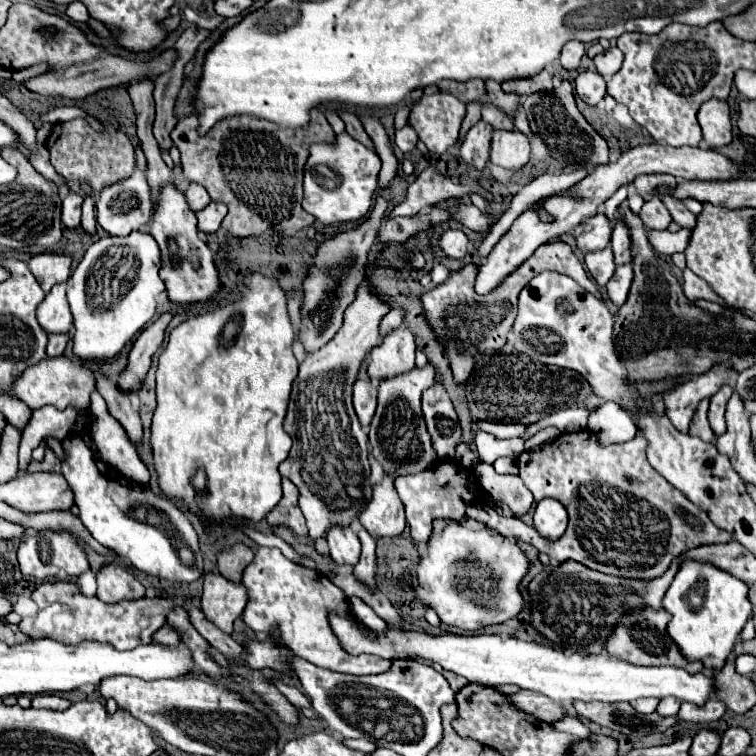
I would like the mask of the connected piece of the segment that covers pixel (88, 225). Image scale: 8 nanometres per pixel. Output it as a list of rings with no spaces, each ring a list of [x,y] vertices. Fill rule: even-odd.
[[[87,195],[83,201],[83,215],[81,215],[81,229],[93,237],[97,233],[97,219],[95,219],[95,195]]]

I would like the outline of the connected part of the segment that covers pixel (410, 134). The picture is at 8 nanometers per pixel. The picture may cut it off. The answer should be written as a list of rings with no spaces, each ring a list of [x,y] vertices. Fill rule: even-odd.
[[[405,125],[403,129],[399,129],[395,133],[395,143],[403,153],[411,153],[415,149],[415,145],[417,145],[417,133],[409,125]]]

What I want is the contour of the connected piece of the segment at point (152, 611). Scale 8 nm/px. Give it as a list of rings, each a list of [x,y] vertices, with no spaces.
[[[59,581],[59,583],[43,583],[39,585],[31,599],[37,603],[39,611],[37,615],[27,623],[23,619],[19,623],[23,633],[29,633],[31,639],[57,639],[65,645],[77,645],[83,641],[95,641],[95,643],[105,643],[115,649],[133,649],[141,643],[151,643],[151,635],[165,625],[165,617],[171,611],[173,603],[167,599],[149,599],[143,597],[139,601],[123,601],[117,605],[107,605],[103,601],[87,599],[75,583],[71,581]]]

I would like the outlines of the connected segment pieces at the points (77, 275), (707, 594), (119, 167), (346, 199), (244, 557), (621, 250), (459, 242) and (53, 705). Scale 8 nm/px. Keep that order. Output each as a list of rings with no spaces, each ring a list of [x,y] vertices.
[[[133,231],[125,237],[103,237],[97,239],[83,255],[81,263],[75,267],[67,281],[67,299],[73,315],[73,355],[85,361],[105,361],[113,359],[137,331],[141,331],[155,315],[157,295],[165,291],[159,277],[159,247],[151,233]]]
[[[681,563],[669,591],[665,593],[663,609],[671,613],[667,633],[689,663],[701,661],[709,671],[717,671],[733,657],[733,647],[739,633],[753,613],[753,605],[747,601],[747,589],[747,583],[719,571],[709,563]]]
[[[73,119],[67,123],[55,123],[45,147],[51,153],[51,165],[67,179],[89,183],[93,191],[101,191],[113,183],[119,183],[133,175],[135,165],[135,149],[129,137],[109,123],[105,123],[105,131],[95,131],[85,119]]]
[[[347,133],[337,135],[335,145],[311,145],[309,151],[311,155],[305,165],[303,181],[303,209],[323,225],[363,219],[373,205],[373,193],[377,189],[381,159]]]
[[[241,543],[233,545],[229,551],[219,553],[217,561],[219,561],[219,573],[223,577],[227,577],[231,583],[241,581],[241,573],[243,569],[253,561],[253,551]]]
[[[617,221],[611,235],[611,251],[615,255],[615,265],[621,267],[625,263],[631,263],[631,251],[629,251],[629,231],[623,221]]]
[[[447,229],[439,241],[441,249],[453,257],[453,259],[463,259],[469,253],[469,239],[461,229]]]
[[[35,695],[33,707],[35,709],[53,709],[53,711],[65,711],[71,705],[71,701],[59,697],[59,695]]]

